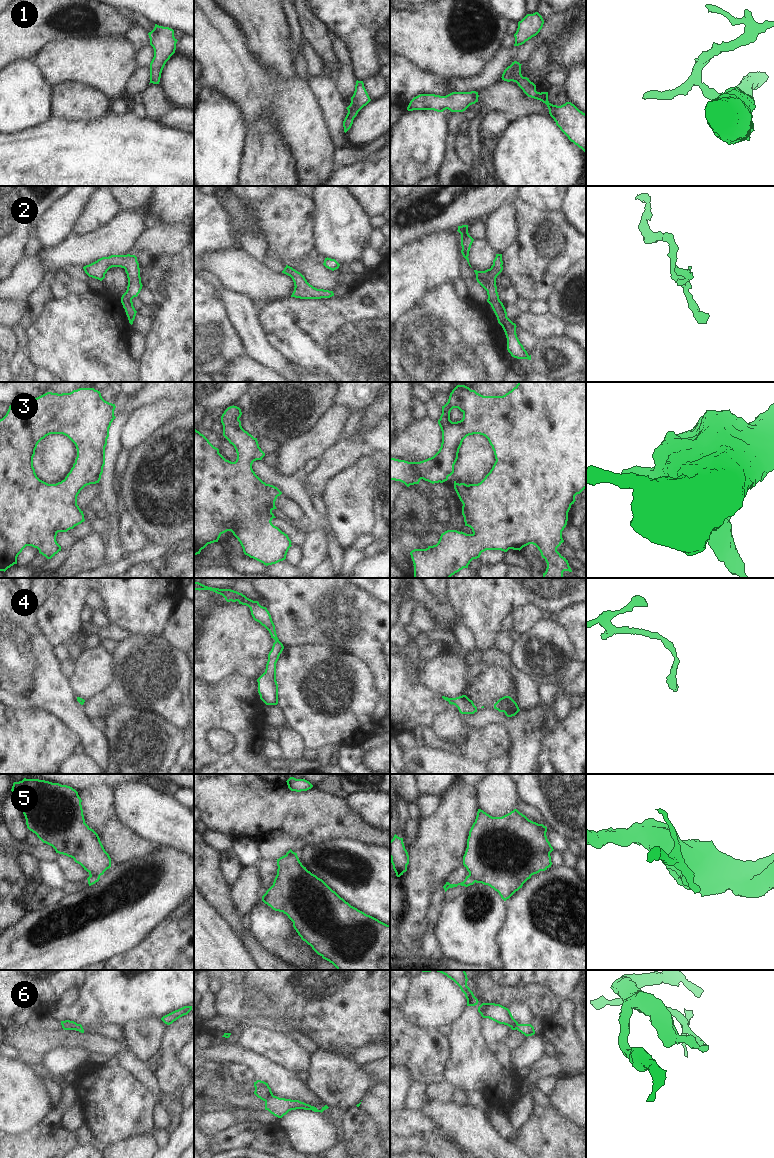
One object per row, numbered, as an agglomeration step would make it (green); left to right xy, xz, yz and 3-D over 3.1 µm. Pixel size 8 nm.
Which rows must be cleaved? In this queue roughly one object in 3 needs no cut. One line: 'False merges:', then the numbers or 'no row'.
False merges: 5, 6

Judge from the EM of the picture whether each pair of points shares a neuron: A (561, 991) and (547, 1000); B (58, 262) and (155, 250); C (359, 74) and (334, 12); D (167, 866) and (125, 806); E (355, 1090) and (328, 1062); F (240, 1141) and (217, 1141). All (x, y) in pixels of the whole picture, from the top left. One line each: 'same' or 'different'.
A: different
B: different
C: same
D: different
E: same
F: same

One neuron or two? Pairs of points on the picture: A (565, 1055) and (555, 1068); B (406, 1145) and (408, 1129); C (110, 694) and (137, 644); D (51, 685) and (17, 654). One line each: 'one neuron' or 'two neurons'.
A: two neurons
B: two neurons
C: one neuron
D: one neuron

